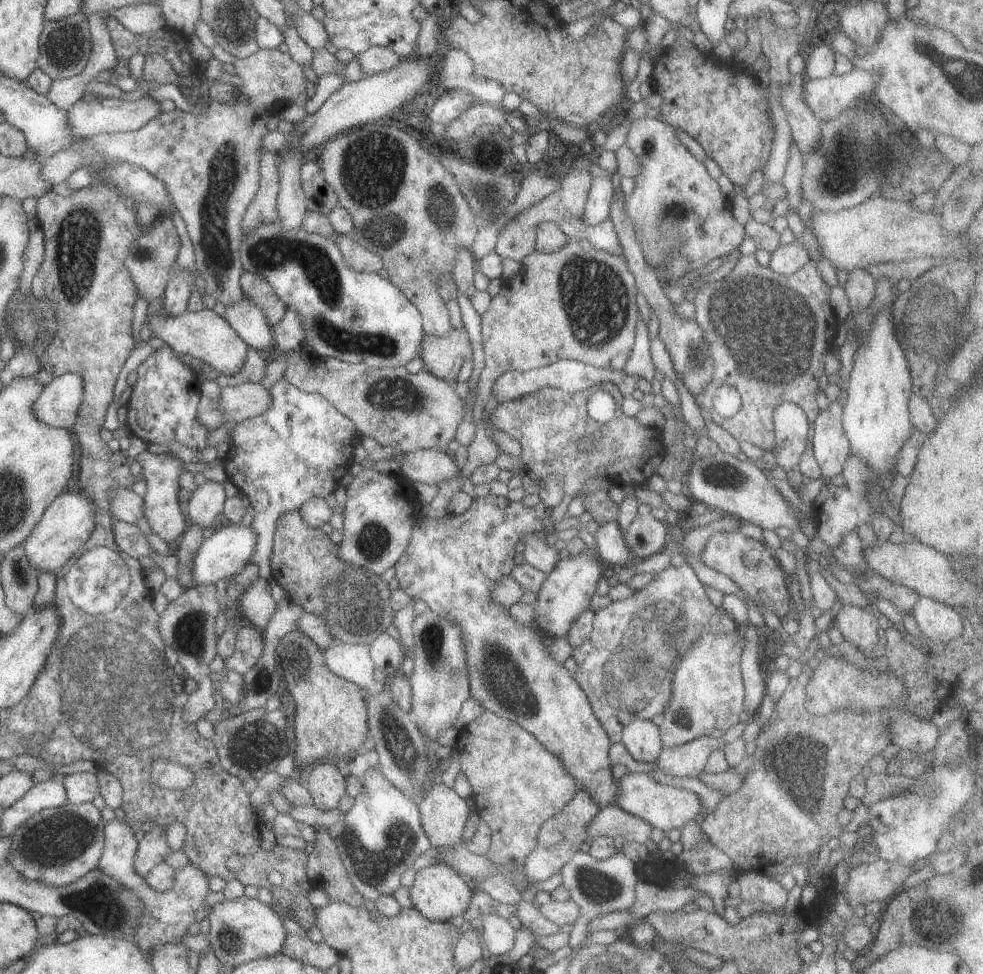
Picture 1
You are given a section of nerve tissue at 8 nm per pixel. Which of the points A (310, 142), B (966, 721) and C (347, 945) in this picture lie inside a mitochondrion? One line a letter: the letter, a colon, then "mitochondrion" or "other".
A: other
B: other
C: other

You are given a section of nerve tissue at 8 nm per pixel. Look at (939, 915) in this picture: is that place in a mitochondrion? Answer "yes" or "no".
yes

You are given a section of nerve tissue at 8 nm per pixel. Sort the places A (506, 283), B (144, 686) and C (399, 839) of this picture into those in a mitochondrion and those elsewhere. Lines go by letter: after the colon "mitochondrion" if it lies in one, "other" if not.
A: other
B: mitochondrion
C: mitochondrion

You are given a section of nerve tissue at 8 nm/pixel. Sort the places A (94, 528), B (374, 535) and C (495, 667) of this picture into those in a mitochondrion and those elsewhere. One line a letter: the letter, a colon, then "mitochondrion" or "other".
A: other
B: mitochondrion
C: mitochondrion

